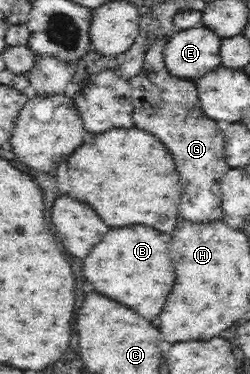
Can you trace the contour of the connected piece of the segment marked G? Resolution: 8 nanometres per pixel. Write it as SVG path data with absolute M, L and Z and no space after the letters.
M155 39L153 47L147 52L144 59L143 69L131 77L131 101L135 111L133 111L133 121L137 129L143 129L147 133L155 133L157 139L161 139L167 149L171 149L171 155L177 163L177 171L181 175L181 183L185 187L183 199L179 205L179 223L191 221L191 223L214 223L221 221L226 214L222 208L222 177L228 172L230 167L225 161L223 134L215 120L208 118L201 109L198 98L198 89L193 85L192 80L179 80L167 72L163 63L163 47L165 41Z

